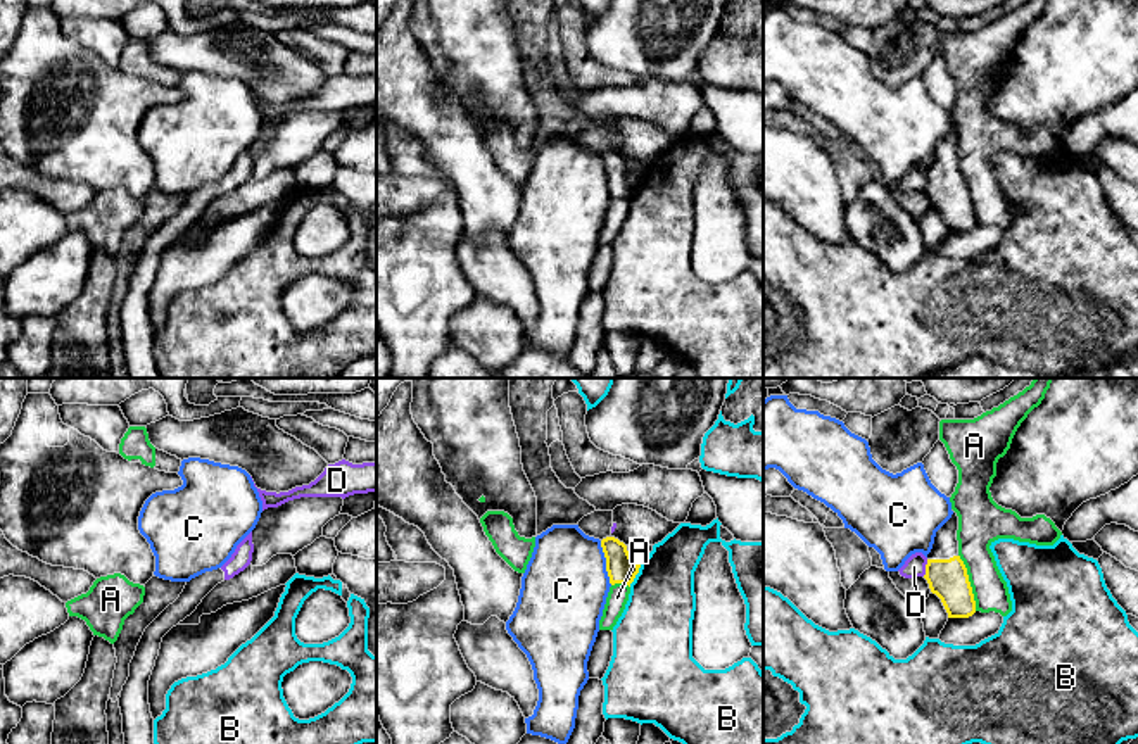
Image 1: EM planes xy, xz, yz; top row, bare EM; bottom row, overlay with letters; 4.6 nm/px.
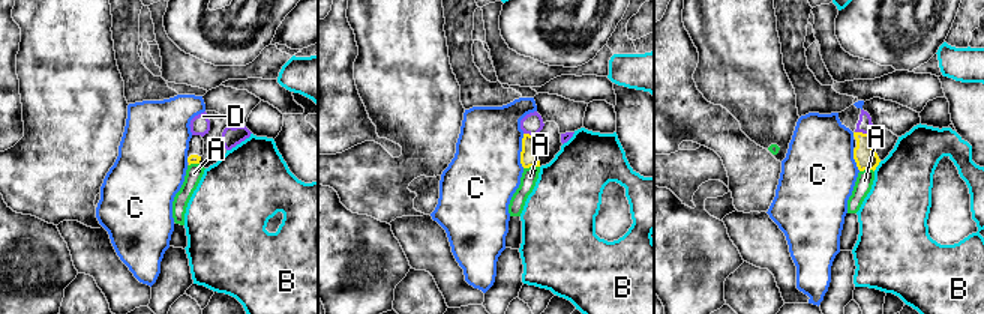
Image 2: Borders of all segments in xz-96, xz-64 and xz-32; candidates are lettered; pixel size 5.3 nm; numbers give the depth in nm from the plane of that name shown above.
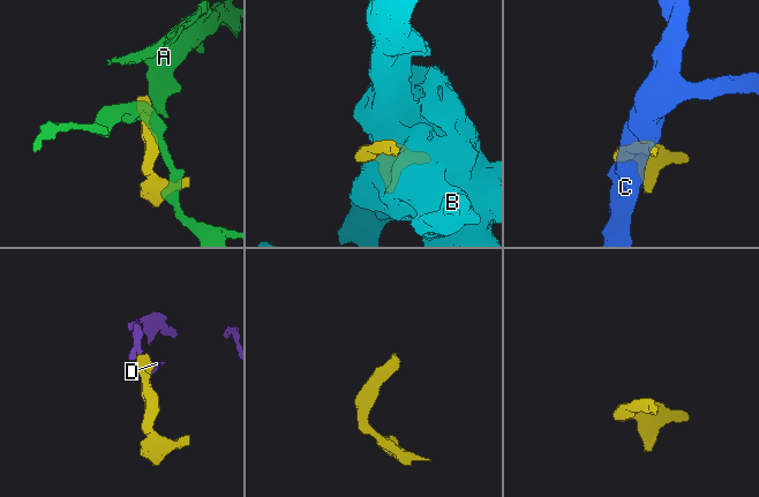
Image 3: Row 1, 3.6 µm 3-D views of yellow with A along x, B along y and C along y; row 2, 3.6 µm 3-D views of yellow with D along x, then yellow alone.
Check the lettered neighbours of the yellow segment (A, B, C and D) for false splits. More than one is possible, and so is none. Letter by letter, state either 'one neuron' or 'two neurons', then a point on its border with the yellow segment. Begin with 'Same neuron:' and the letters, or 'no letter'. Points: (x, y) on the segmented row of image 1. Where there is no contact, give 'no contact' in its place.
Same neuron: no letter
A: two neurons | yz (969, 582)
B: two neurons | xz (636, 573)
C: two neurons | xz (606, 563)
D: two neurons | yz (926, 568)

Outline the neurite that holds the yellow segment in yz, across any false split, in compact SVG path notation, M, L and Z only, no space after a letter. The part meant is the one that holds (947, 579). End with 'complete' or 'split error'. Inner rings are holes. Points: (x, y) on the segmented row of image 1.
M958 516L951 518L936 532L934 544L927 554L926 575L933 594L936 594L948 618L969 618L976 613L976 601L967 568L958 556Z | split error

